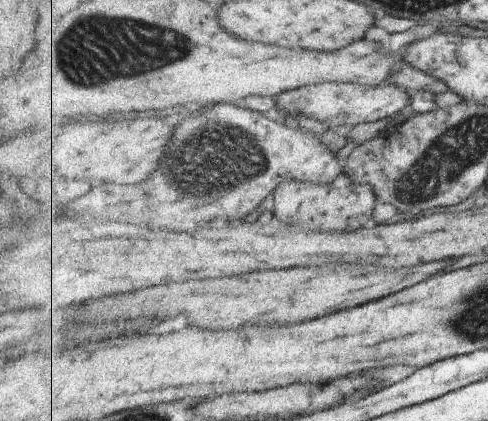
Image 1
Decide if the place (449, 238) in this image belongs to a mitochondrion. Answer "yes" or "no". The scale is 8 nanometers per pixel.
no

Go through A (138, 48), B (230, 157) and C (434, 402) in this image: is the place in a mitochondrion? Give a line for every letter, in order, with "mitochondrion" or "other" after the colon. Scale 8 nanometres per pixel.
A: mitochondrion
B: mitochondrion
C: other

